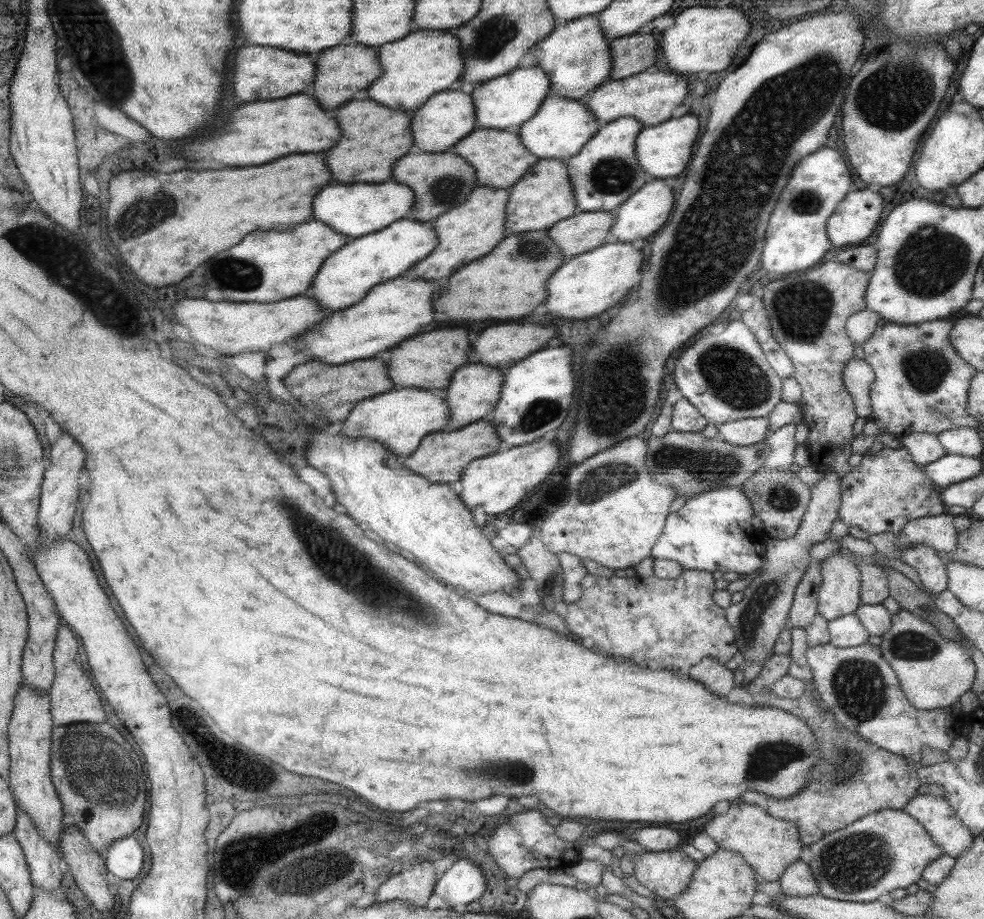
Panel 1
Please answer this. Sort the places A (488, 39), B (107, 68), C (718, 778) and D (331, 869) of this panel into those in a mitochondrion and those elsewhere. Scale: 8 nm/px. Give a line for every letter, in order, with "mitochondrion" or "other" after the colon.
A: mitochondrion
B: mitochondrion
C: other
D: mitochondrion

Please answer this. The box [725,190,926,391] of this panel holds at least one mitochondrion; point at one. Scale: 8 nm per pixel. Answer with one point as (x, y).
(803, 309)

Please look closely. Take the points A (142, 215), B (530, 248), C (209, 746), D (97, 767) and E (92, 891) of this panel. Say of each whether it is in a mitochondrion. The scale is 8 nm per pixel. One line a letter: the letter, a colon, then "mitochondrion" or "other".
A: mitochondrion
B: mitochondrion
C: other
D: mitochondrion
E: other

